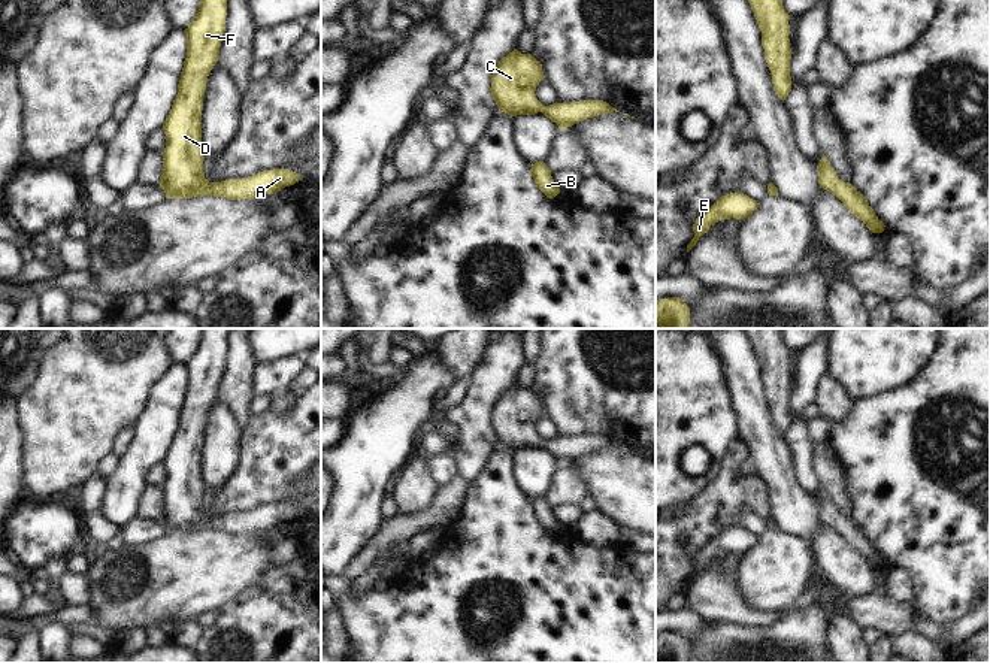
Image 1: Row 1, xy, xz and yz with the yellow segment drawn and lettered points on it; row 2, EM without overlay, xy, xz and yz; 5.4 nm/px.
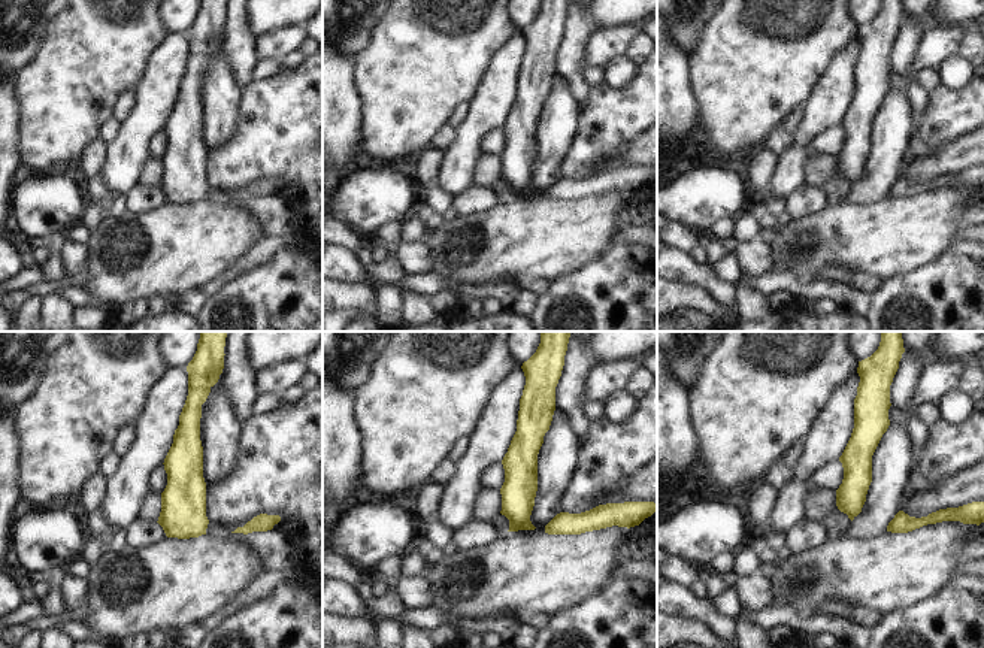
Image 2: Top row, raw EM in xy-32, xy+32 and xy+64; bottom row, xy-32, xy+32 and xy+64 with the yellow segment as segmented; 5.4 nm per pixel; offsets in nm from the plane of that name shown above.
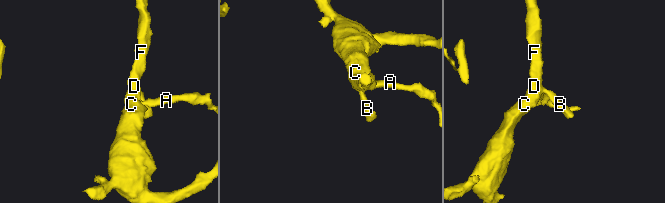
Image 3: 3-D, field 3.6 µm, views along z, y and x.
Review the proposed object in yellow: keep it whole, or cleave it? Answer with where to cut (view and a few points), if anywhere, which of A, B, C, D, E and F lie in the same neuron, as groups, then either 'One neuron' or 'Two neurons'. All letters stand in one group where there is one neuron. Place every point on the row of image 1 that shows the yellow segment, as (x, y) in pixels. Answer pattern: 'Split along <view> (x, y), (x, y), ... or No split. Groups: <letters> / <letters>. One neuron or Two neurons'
No split. Groups: A B C D E F. One neuron.

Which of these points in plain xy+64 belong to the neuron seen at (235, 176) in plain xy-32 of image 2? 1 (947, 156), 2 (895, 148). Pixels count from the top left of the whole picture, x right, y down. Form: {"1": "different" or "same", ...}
{"1": "different", "2": "different"}

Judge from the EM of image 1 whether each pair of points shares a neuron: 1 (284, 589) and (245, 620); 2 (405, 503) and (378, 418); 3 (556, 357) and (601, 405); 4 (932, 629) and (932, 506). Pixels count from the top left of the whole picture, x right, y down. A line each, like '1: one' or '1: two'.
1: one
2: two
3: one
4: two

